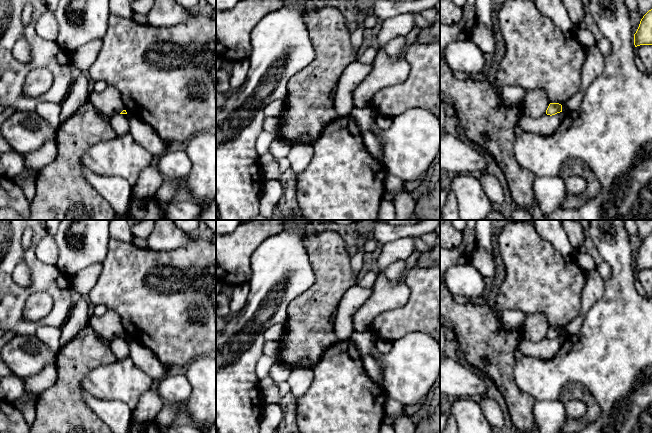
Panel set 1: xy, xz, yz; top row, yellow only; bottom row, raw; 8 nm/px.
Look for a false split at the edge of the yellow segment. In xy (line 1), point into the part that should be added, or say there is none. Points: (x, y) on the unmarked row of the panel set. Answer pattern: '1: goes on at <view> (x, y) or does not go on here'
1: does not go on here

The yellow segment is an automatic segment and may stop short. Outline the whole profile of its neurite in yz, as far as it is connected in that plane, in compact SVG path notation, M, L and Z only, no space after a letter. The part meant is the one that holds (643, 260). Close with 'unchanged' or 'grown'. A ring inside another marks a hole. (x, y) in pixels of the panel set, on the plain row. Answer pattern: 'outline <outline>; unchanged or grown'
outline M652 233L641 243L639 251L634 258L635 271L640 269L652 269Z; unchanged

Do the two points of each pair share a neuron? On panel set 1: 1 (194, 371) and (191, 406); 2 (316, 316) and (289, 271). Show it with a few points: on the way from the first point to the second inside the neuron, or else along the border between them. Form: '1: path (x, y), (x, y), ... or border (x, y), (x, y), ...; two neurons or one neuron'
1: path (197, 380), (197, 397); one neuron
2: border (313, 271), (314, 282), (290, 302), (287, 310); two neurons

